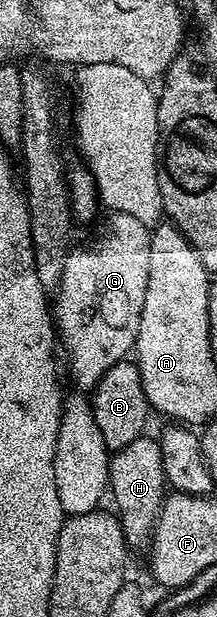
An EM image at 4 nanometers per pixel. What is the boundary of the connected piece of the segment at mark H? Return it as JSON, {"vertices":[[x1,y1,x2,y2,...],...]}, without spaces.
{"vertices":[[142,436,131,440,127,448,112,451,109,459,108,489,113,494,115,513,121,520,125,543,130,551,144,551,150,545,153,529,161,517,161,506,167,497,167,483,163,472,161,444,156,437]]}

